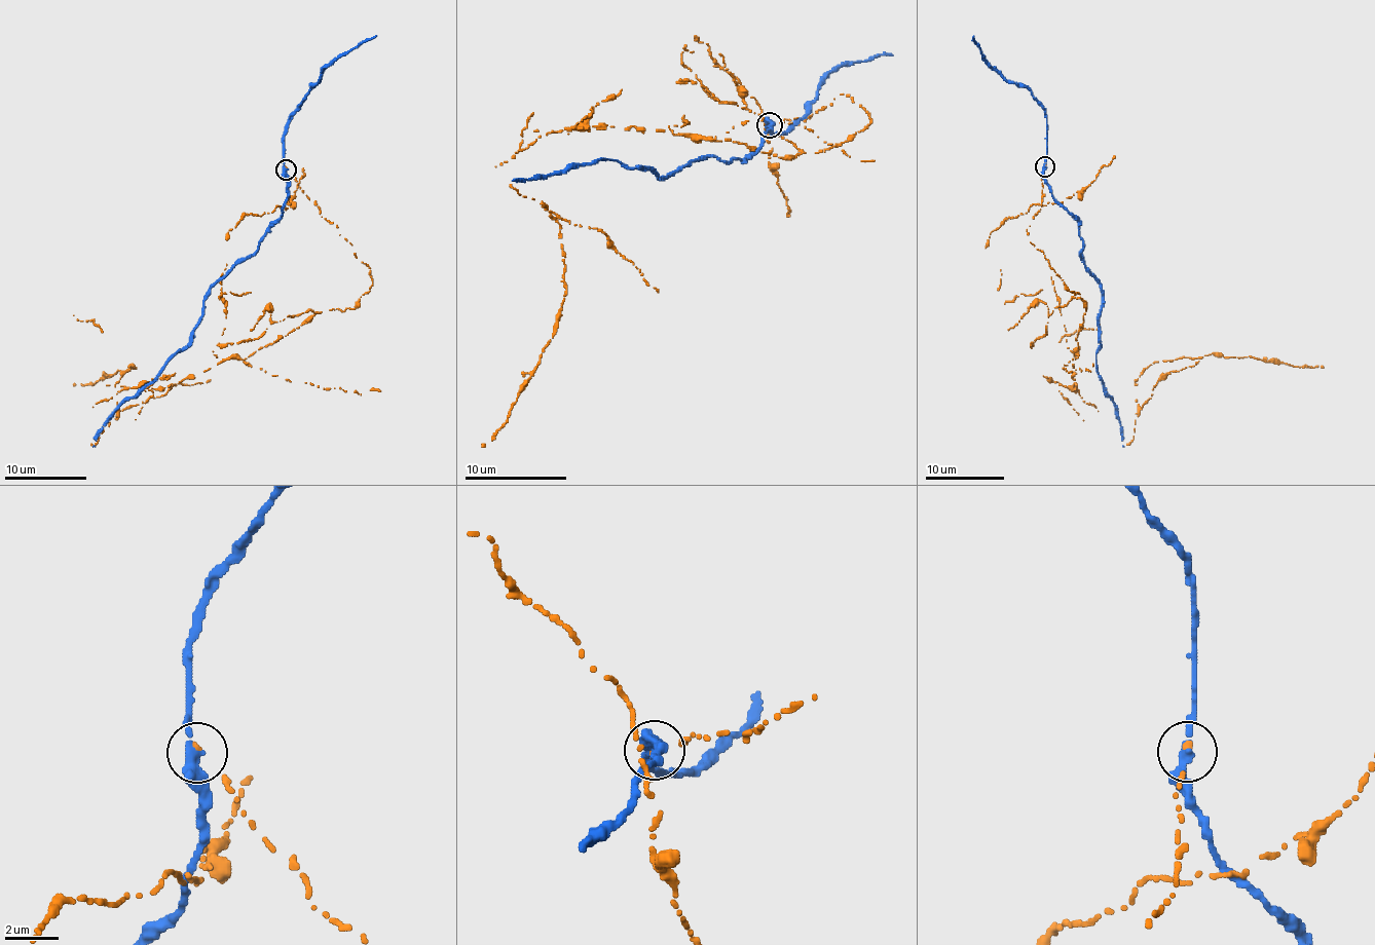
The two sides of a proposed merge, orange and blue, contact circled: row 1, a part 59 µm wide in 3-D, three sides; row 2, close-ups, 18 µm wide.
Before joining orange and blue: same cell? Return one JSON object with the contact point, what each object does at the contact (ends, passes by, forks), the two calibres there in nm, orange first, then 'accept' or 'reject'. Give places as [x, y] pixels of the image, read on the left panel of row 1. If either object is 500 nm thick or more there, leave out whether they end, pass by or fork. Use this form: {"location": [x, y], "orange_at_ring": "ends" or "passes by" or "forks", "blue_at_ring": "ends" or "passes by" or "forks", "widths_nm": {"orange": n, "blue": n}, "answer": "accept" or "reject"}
{"location": [286, 169], "orange_at_ring": "ends", "blue_at_ring": "passes by", "widths_nm": {"orange": 180, "blue": 320}, "answer": "reject"}

